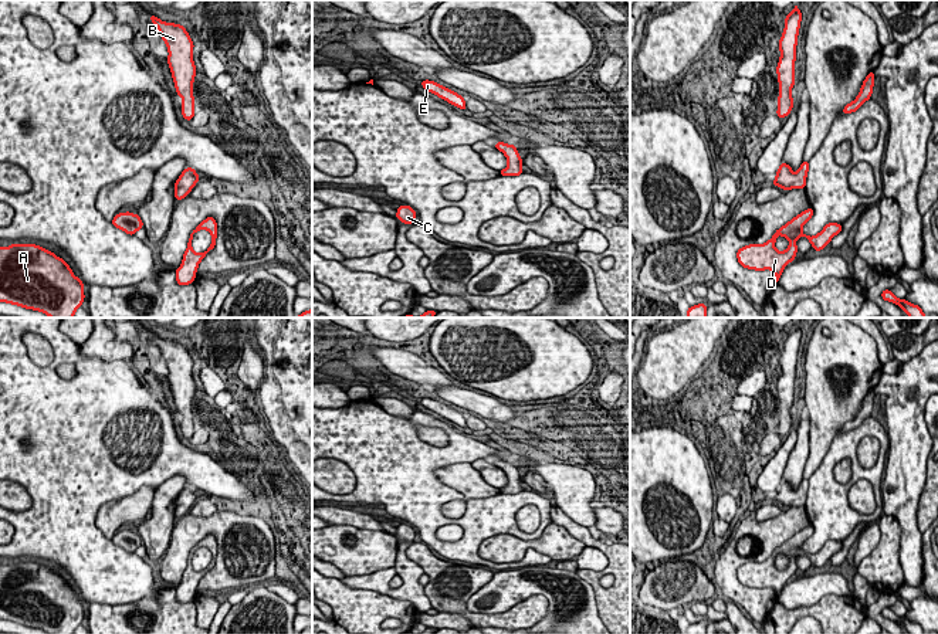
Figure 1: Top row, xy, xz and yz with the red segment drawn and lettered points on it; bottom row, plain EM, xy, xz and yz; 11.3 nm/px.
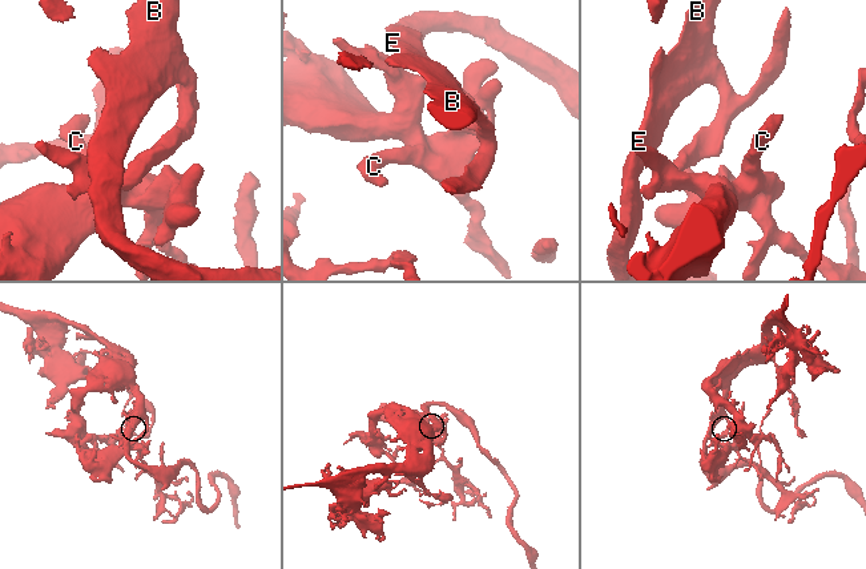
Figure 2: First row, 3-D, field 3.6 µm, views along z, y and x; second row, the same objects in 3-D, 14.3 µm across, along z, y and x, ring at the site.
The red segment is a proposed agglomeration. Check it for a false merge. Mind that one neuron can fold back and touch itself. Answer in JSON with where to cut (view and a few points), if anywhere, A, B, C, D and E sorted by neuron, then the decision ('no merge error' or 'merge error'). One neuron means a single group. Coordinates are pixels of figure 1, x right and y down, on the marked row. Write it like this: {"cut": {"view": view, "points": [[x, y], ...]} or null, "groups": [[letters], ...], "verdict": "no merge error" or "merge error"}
{"cut": null, "groups": [["A", "B", "C", "D", "E"]], "verdict": "no merge error"}

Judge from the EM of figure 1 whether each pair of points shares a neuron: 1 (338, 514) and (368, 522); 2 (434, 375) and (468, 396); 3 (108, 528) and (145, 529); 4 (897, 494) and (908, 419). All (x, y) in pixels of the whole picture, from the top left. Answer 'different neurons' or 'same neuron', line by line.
1: same neuron
2: different neurons
3: different neurons
4: same neuron

